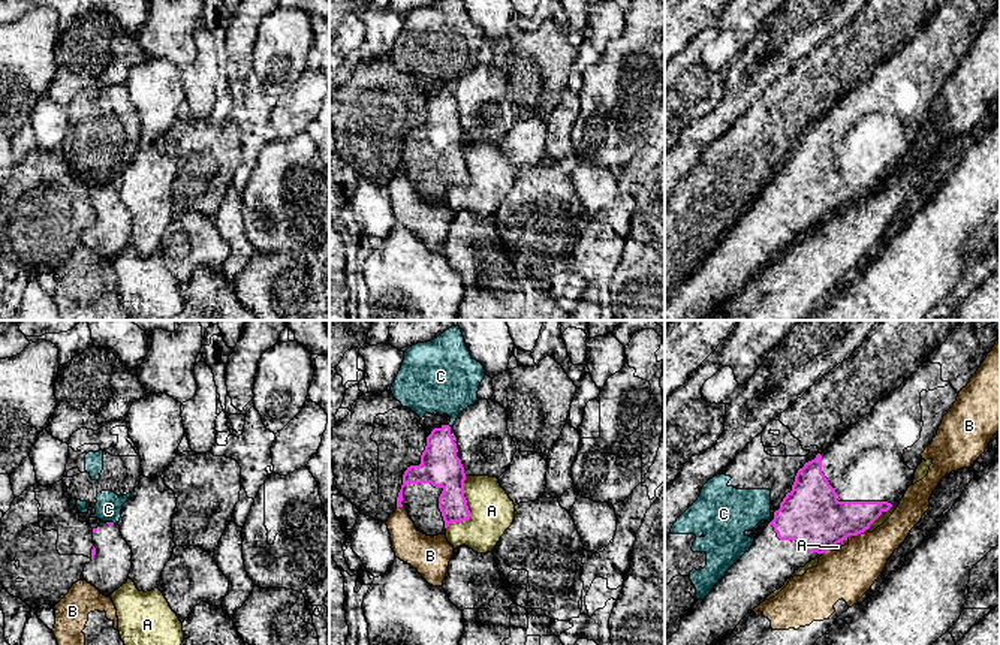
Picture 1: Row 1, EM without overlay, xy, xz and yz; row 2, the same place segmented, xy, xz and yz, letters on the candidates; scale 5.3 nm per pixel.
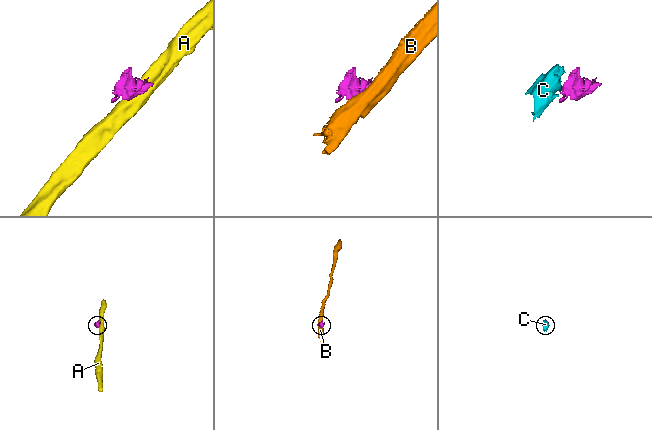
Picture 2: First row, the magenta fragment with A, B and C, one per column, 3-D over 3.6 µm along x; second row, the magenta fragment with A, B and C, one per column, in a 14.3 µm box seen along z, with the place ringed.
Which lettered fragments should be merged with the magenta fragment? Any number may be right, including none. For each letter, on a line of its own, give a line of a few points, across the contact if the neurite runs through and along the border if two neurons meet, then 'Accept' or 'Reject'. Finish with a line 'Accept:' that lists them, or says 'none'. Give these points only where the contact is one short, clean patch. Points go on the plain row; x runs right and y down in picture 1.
A: Reject
B: Line: yz (867, 193), (848, 201). Reject
C: Line: xy (107, 186), (114, 187). Reject
Accept: none

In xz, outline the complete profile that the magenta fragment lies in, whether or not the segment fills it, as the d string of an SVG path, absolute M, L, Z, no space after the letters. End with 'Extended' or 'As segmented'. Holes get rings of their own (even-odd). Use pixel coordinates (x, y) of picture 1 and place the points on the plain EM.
M434 90L421 129L407 132L403 139L397 172L407 174L418 196L431 202L445 199L452 187L470 183L464 145L454 90Z. Extended

